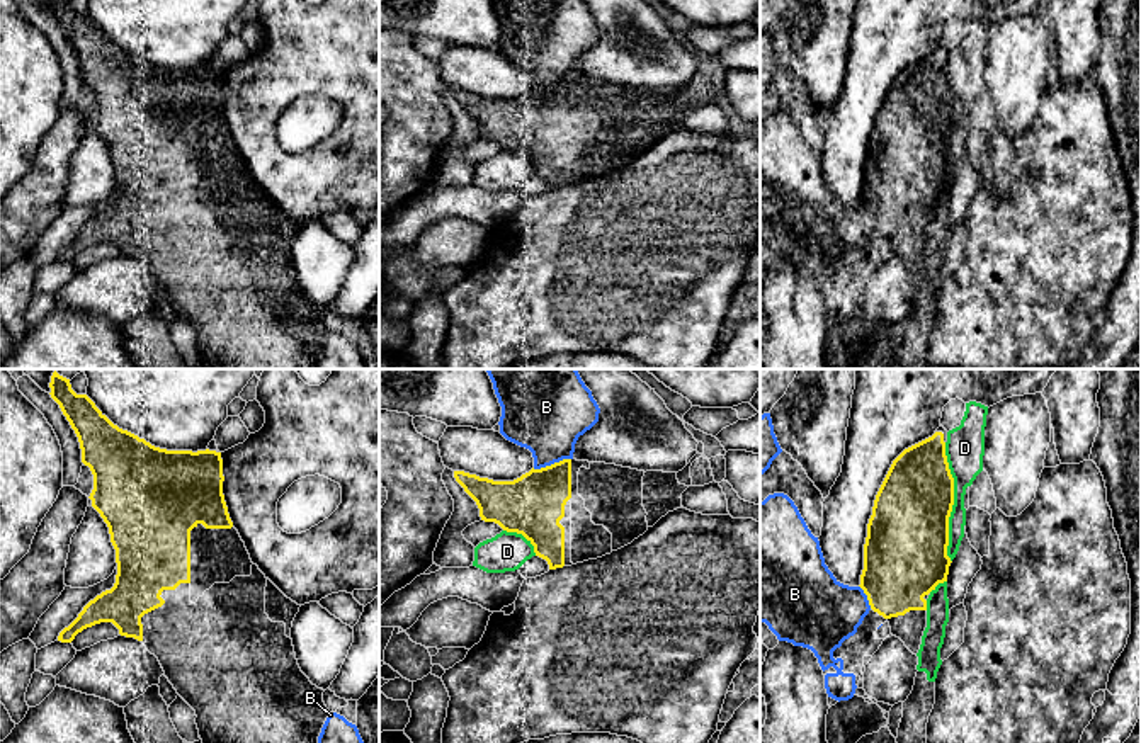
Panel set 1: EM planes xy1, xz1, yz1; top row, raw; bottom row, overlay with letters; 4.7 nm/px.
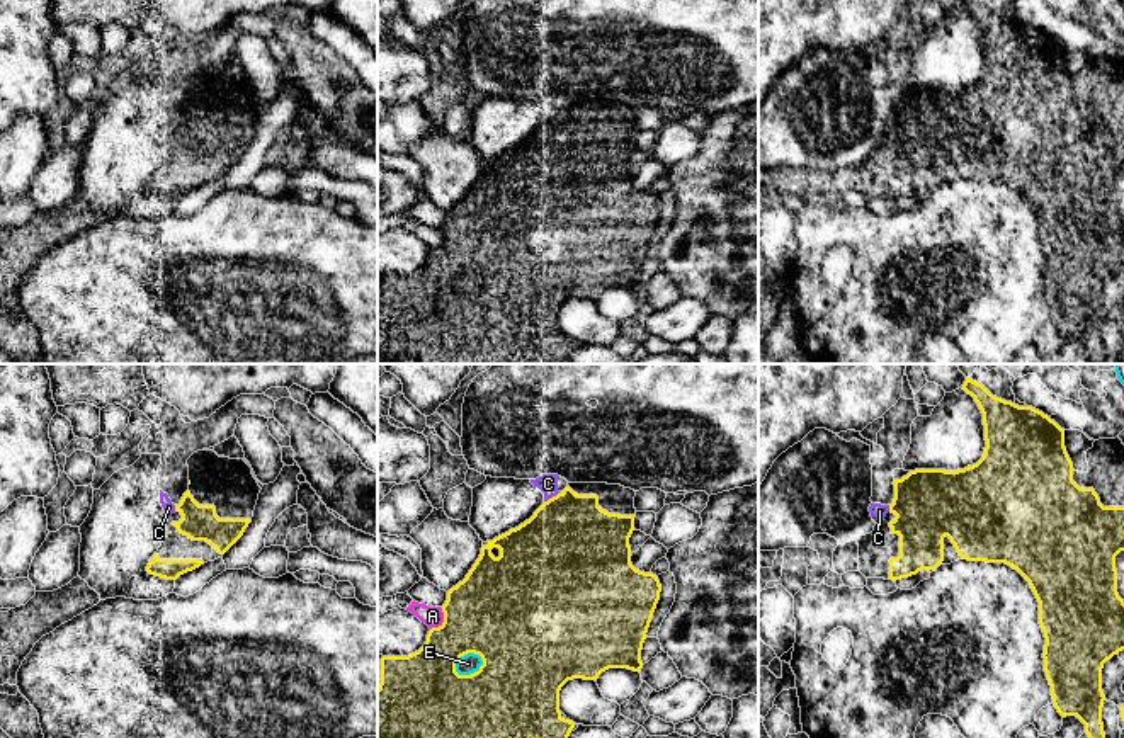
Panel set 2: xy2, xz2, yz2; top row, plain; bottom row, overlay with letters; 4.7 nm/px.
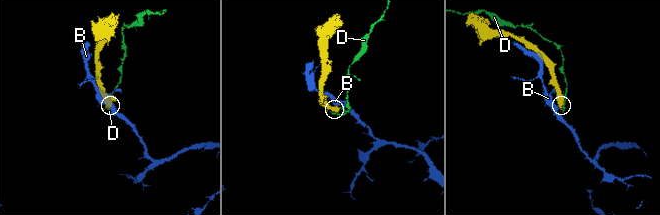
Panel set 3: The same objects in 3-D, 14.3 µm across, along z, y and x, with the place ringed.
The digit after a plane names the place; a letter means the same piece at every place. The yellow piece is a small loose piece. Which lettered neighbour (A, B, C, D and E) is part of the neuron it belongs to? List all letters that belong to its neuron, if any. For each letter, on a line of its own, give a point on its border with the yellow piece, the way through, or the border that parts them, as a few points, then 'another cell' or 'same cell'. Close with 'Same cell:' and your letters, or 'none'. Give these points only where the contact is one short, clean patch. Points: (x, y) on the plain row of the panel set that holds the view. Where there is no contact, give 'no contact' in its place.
A: contact xz2 (444, 240); border xz2 (442, 228), (442, 240), (431, 249); another cell
B: contact xz1 (551, 84); another cell
C: contact xz2 (553, 116); another cell
D: contact yz1 (953, 121); another cell
E: contact xz2 (471, 293); another cell
Same cell: none

